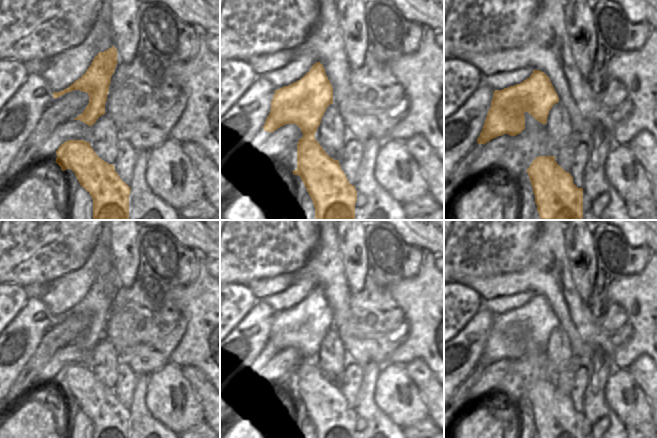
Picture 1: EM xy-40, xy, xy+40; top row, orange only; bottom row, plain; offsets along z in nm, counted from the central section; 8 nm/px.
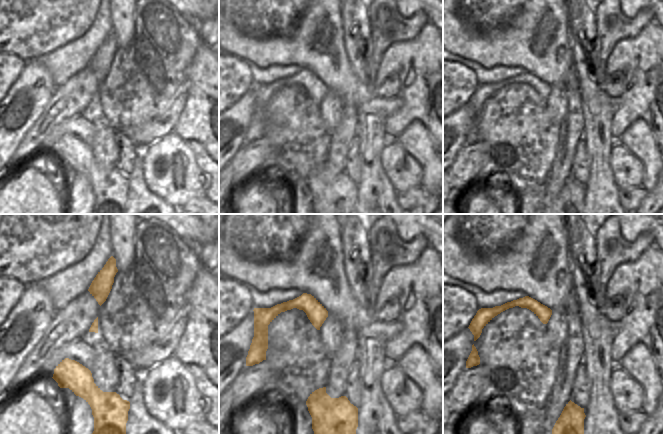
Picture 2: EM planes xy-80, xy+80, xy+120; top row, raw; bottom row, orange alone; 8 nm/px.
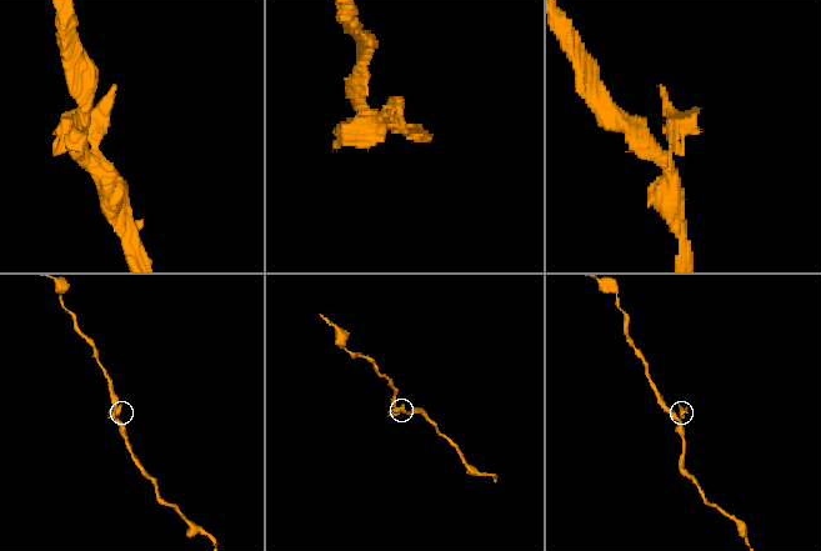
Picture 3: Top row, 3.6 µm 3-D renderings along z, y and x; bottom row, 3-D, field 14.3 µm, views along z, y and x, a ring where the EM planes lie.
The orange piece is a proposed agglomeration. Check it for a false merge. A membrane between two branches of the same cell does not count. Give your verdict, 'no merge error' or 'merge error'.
no merge error

